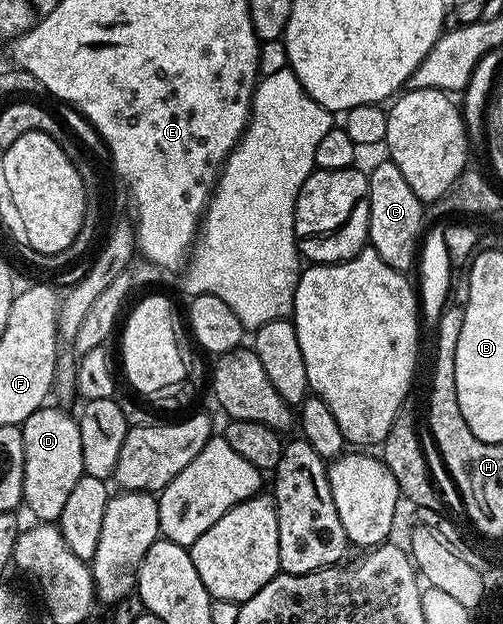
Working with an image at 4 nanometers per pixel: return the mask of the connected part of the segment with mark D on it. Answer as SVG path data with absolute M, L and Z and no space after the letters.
M45 404L33 412L20 426L24 445L23 505L41 523L59 523L62 508L74 484L84 474L82 464L82 432L79 421L59 405Z

